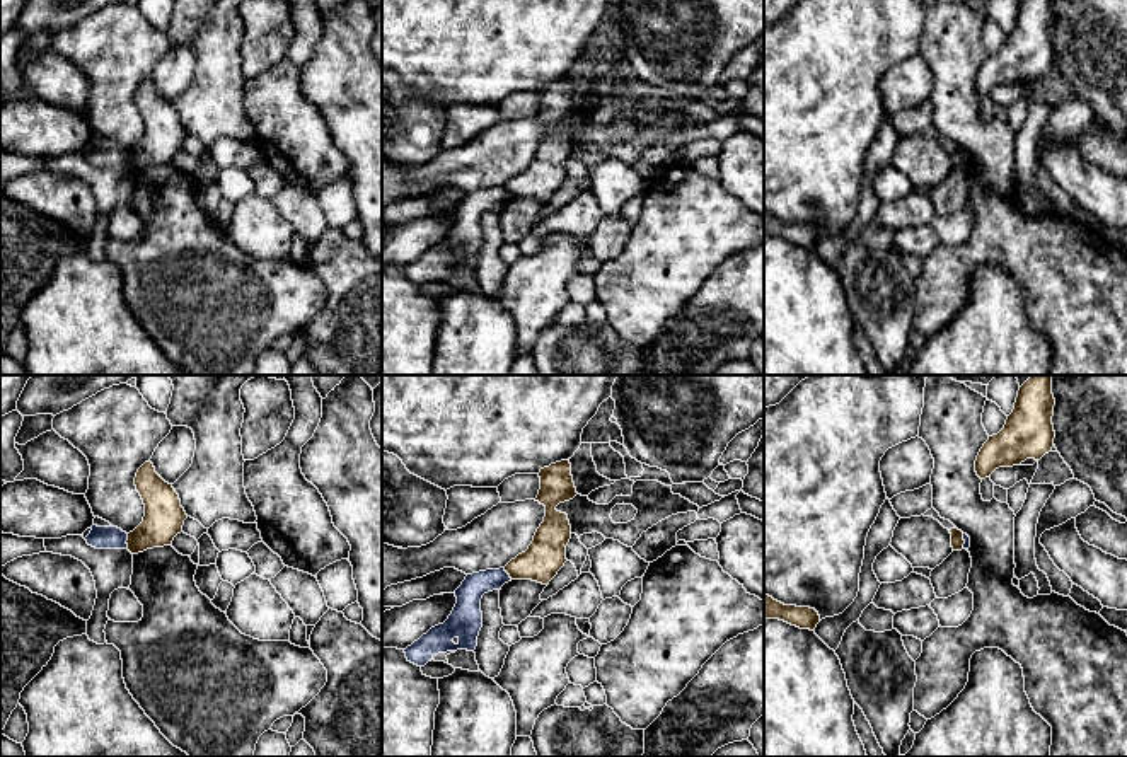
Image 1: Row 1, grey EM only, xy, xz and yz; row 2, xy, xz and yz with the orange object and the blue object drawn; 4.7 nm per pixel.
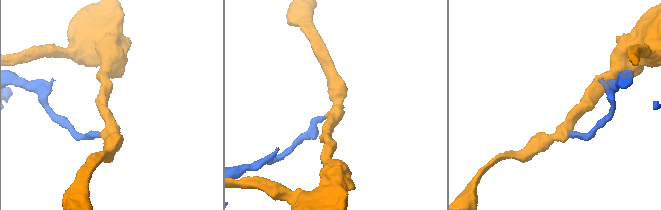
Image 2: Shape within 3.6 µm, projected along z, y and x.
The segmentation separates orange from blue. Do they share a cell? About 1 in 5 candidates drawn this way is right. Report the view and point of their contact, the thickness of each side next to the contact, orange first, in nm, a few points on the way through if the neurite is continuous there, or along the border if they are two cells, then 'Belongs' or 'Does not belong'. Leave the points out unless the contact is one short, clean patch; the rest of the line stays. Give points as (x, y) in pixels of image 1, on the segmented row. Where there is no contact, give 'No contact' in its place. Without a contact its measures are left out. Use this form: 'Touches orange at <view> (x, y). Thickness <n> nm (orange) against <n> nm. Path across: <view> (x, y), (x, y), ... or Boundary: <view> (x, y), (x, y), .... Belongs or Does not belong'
Touches orange at xy (127, 541). Thickness 190 nm (orange) against 110 nm. Boundary: xy (128, 534), (127, 548). Does not belong

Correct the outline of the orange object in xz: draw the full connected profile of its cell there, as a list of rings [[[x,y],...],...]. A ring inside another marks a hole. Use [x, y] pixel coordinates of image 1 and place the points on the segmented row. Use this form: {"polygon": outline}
{"polygon": [[[569,459],[540,469],[539,477],[540,489],[535,501],[546,506],[544,522],[537,529],[529,549],[511,559],[505,566],[505,571],[511,580],[532,580],[549,585],[568,561],[566,546],[571,539],[568,515],[558,511],[556,506],[573,500],[578,493]]]}

